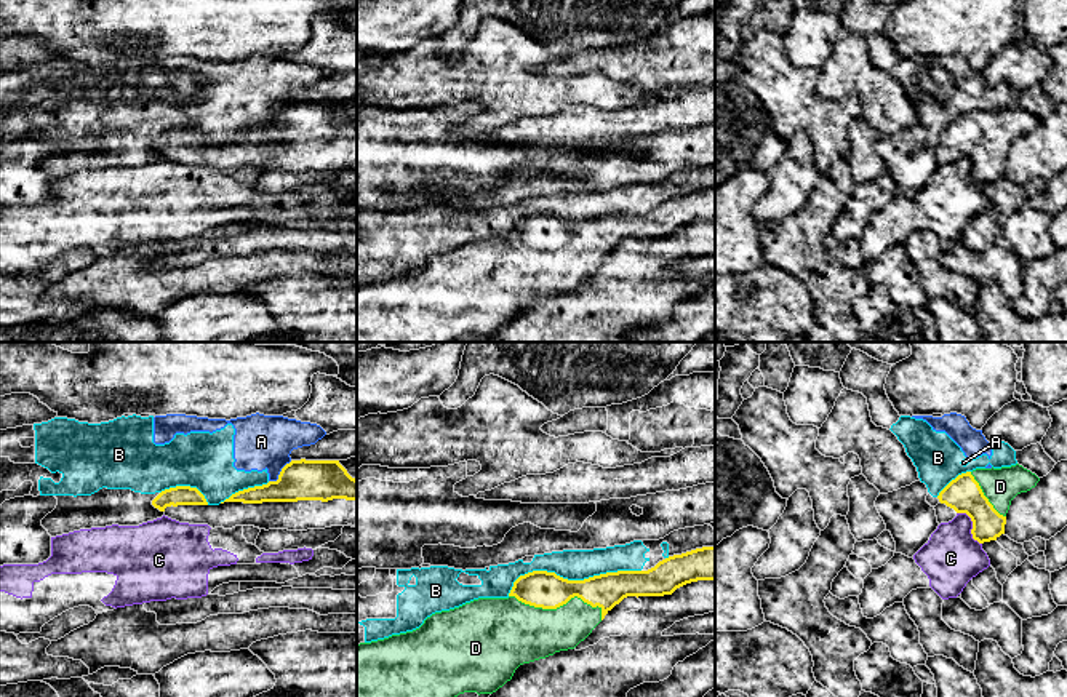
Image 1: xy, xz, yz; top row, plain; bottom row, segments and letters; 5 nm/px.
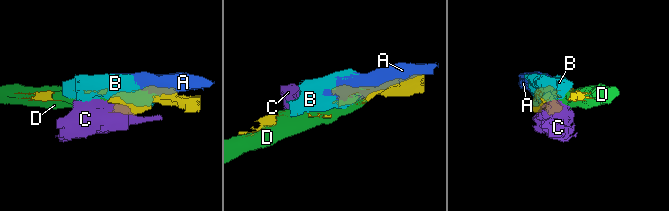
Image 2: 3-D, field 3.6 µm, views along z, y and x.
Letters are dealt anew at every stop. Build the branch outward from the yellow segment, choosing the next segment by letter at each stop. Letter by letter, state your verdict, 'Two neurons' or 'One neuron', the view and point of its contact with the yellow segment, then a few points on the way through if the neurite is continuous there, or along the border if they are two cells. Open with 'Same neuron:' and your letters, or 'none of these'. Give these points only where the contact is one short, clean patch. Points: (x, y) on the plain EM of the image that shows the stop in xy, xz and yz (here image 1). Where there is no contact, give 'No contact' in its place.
Same neuron: D
A: Two neurons. Touches yellow at xy (280, 115)
B: Two neurons. Touches yellow at xz (570, 223)
C: Two neurons. Touches yellow at yz (973, 168)
D: One neuron. Touches yellow at xz (560, 246)

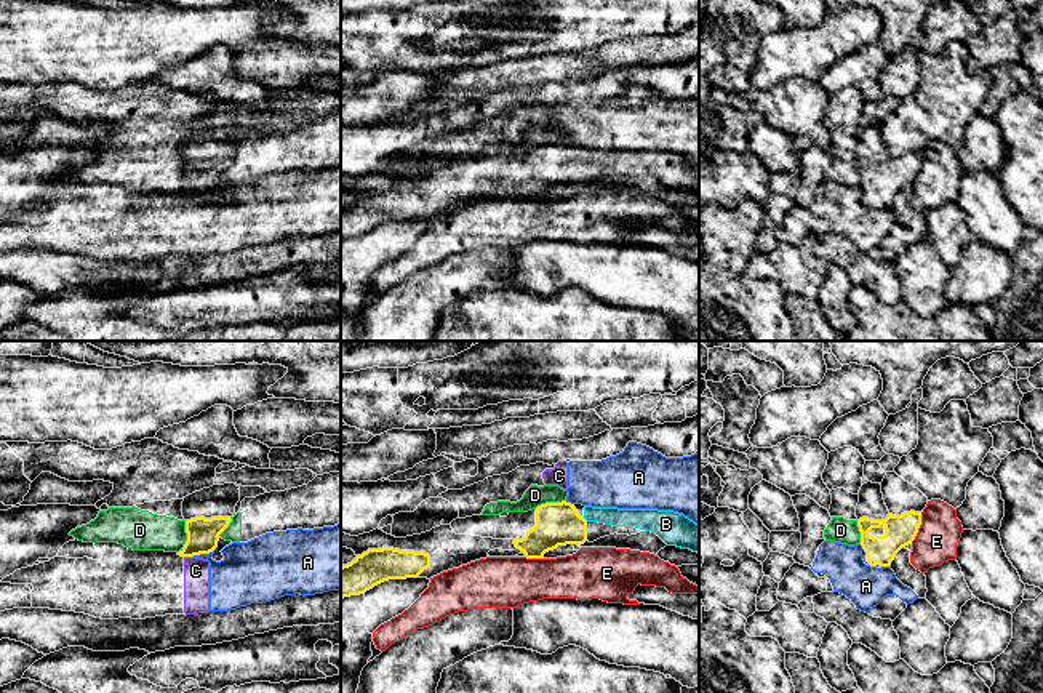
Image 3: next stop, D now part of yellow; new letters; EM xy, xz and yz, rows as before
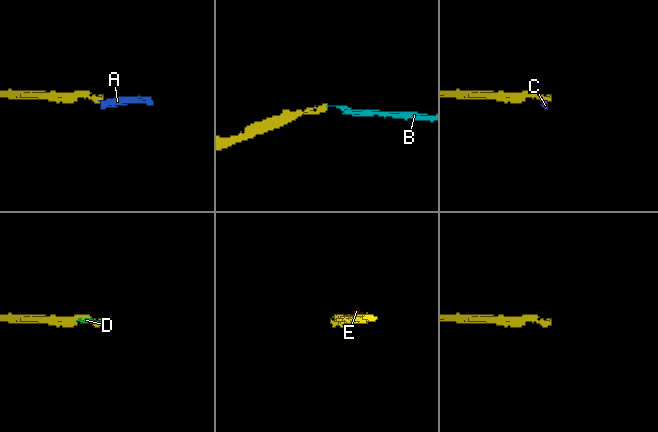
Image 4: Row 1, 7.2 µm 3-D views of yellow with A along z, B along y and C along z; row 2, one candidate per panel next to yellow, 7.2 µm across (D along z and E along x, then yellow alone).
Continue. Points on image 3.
Same neuron: B
A: Two neurons. Touches yellow at xy (203, 194). Boundary: xy (215, 189), (205, 196), (192, 197)
B: One neuron. Touches yellow at xz (584, 160). Path across: xz (557, 165), (584, 160), (610, 157)
C: Two neurons. Touches yellow at xy (189, 197). Boundary: xy (184, 197), (192, 199)
D: Two neurons. Touches yellow at xy (187, 178)
E: Two neurons. Touches yellow at yz (919, 168)

